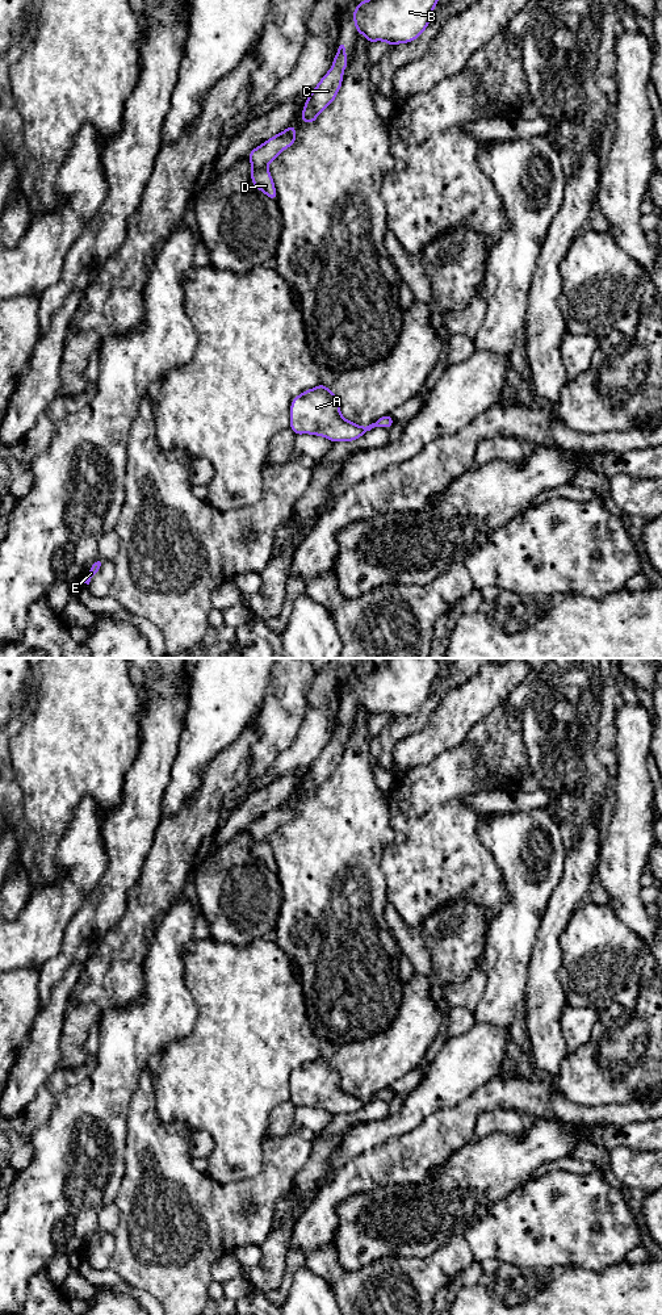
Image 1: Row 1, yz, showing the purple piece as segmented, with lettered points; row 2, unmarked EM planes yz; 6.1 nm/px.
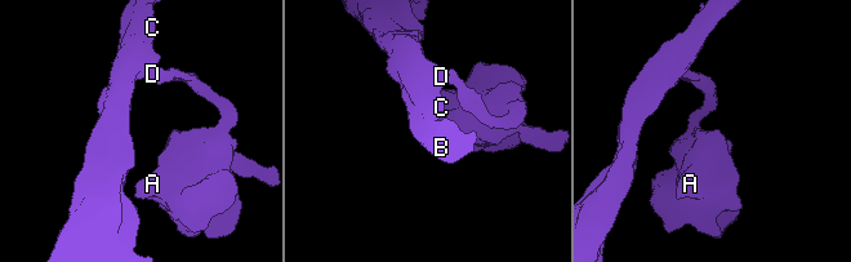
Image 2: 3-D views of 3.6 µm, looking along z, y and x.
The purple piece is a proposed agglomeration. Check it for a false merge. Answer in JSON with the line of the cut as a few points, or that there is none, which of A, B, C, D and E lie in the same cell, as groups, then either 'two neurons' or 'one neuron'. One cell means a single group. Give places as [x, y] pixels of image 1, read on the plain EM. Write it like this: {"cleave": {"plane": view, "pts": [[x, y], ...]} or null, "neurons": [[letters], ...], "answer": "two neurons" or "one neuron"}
{"cleave": null, "neurons": [["A", "B", "C", "D", "E"]], "answer": "one neuron"}

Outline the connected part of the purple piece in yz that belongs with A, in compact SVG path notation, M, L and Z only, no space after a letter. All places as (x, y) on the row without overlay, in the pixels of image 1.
M319 1056L317 1060L303 1064L292 1073L290 1101L296 1107L311 1106L324 1109L334 1114L352 1114L374 1100L391 1100L390 1088L361 1100L340 1088L340 1077L330 1060Z

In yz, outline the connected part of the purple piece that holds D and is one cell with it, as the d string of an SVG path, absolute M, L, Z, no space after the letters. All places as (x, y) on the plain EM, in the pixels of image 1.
M292 796L285 804L269 811L265 816L254 821L247 829L251 834L251 851L254 858L269 871L277 871L276 860L267 838L277 828L296 814L296 799Z

